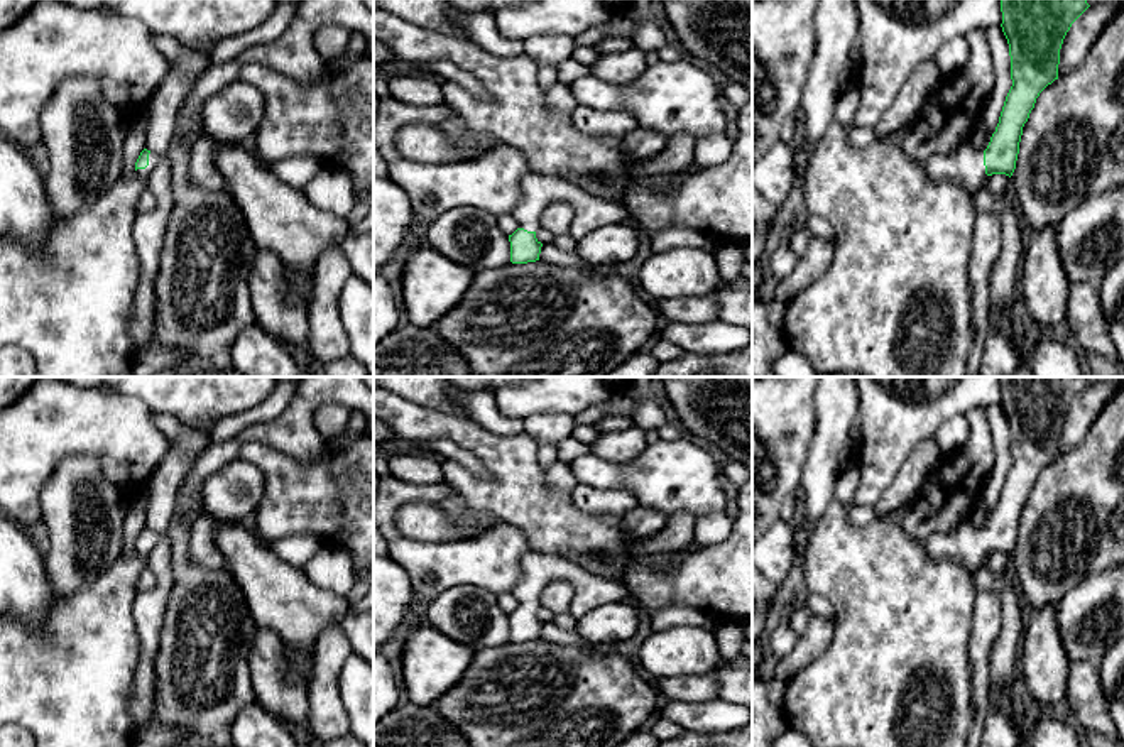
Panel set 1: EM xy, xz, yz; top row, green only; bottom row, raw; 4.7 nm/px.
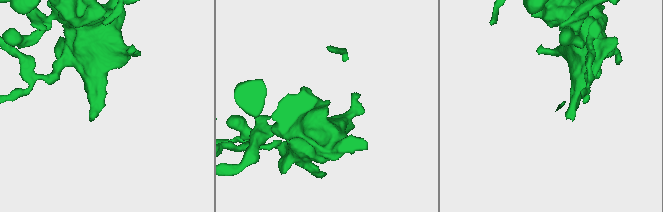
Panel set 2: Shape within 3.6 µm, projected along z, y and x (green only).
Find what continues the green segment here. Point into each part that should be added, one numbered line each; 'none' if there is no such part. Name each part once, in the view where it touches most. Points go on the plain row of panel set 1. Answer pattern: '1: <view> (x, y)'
1: xy (144, 553)

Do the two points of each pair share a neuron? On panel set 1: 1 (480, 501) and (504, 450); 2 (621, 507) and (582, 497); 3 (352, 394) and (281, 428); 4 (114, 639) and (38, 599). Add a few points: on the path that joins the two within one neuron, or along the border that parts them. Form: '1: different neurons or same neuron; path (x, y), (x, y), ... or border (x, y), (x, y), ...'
1: same neuron; path (494, 492), (504, 482), (504, 463)
2: same neuron; path (611, 502), (592, 501)
3: same neuron; path (335, 394), (316, 394), (298, 413)
4: different neurons; border (54, 612), (34, 629), (29, 629), (17, 617)

